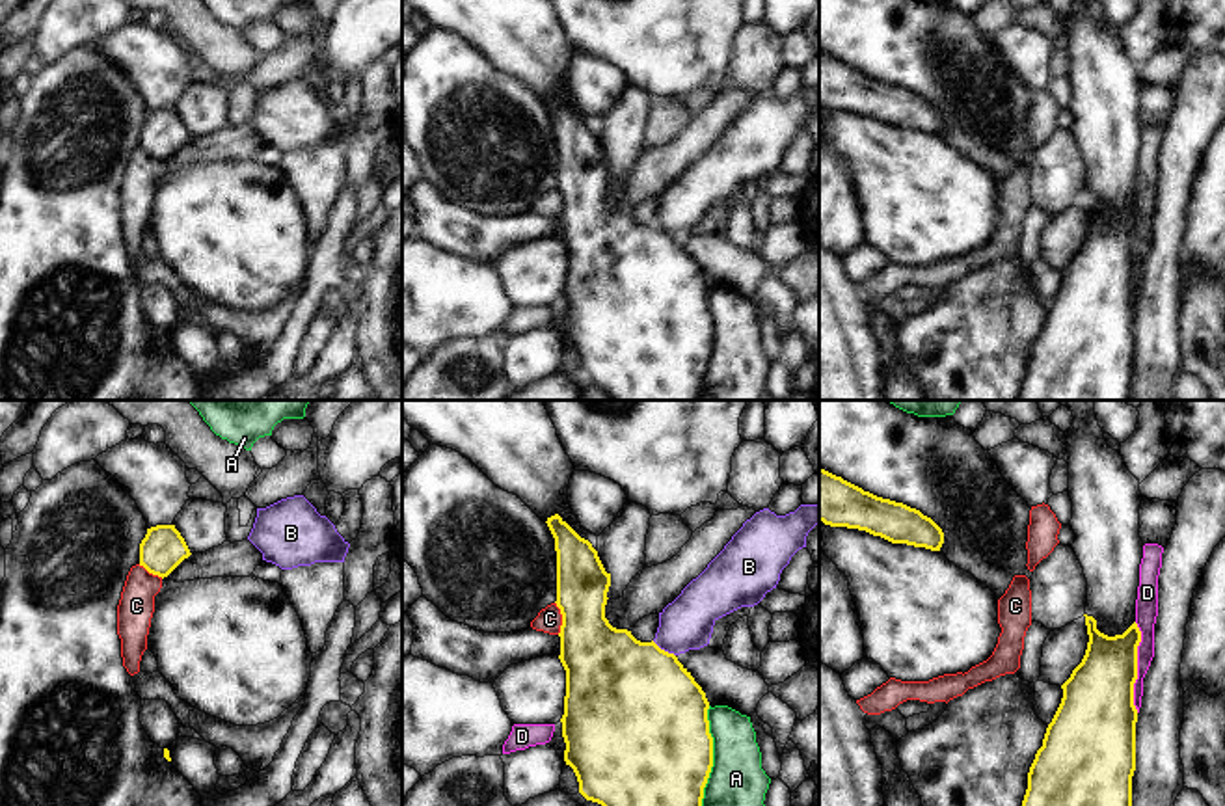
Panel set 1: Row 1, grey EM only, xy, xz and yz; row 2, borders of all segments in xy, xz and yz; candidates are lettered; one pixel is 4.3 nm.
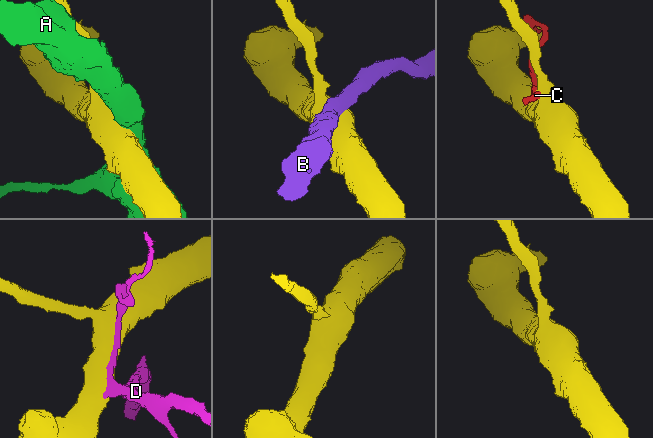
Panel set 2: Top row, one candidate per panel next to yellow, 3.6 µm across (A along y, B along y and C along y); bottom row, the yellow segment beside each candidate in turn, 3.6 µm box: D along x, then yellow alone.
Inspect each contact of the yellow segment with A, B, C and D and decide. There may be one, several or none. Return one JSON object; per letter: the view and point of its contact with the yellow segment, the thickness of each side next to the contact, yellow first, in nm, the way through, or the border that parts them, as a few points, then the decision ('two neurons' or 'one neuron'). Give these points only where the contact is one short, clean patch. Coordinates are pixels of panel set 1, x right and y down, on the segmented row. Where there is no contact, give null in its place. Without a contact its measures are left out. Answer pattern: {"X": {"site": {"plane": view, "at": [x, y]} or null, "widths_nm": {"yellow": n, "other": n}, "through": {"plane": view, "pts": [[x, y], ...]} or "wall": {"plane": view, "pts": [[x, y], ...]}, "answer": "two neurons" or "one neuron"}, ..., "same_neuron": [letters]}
{"A": {"site": {"plane": "xz", "at": [712, 756]}, "widths_nm": {"yellow": 480, "other": 240}, "answer": "two neurons"}, "B": {"site": {"plane": "xz", "at": [663, 650]}, "widths_nm": {"yellow": 500, "other": 220}, "wall": {"plane": "xz", "pts": [[652, 641], [674, 656]]}, "answer": "two neurons"}, "C": {"site": {"plane": "xz", "at": [563, 618]}, "widths_nm": {"yellow": 320, "other": 110}, "wall": {"plane": "xz", "pts": [[555, 602], [561, 613], [559, 633]]}, "answer": "two neurons"}, "D": {"site": {"plane": "yz", "at": [1136, 667]}, "widths_nm": {"yellow": 320, "other": 100}, "answer": "two neurons"}, "same_neuron": []}

